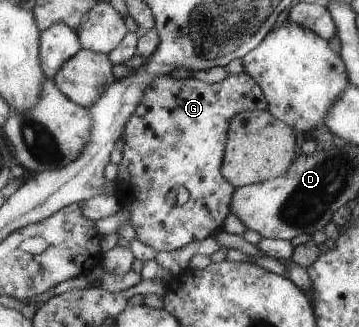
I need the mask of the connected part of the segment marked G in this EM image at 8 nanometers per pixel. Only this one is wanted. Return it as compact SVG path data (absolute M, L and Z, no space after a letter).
M245 72L227 76L215 84L193 78L175 80L169 75L158 77L127 122L120 141L124 149L115 180L118 183L116 198L128 211L129 223L137 230L137 240L157 253L175 252L223 231L237 190L222 172L231 120L237 112L254 109L267 111L267 108L269 104L261 86Z

